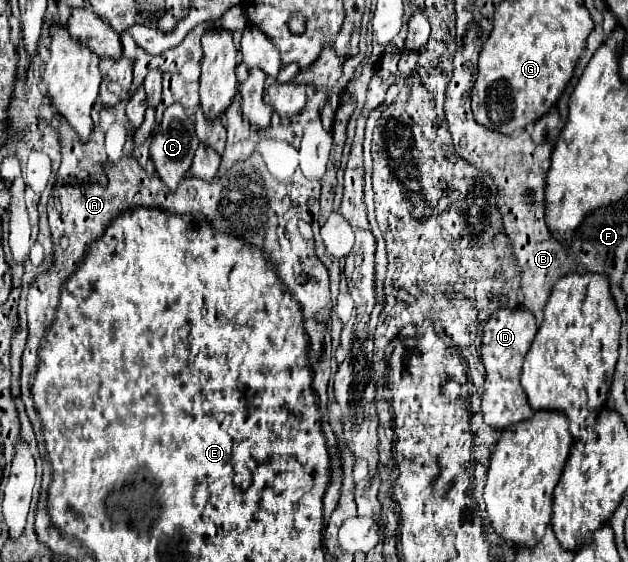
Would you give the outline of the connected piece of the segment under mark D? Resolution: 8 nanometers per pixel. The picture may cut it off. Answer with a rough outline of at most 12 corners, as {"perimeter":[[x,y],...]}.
{"perimeter":[[498,308],[482,328],[484,422],[494,430],[534,412],[520,384],[536,320]]}

